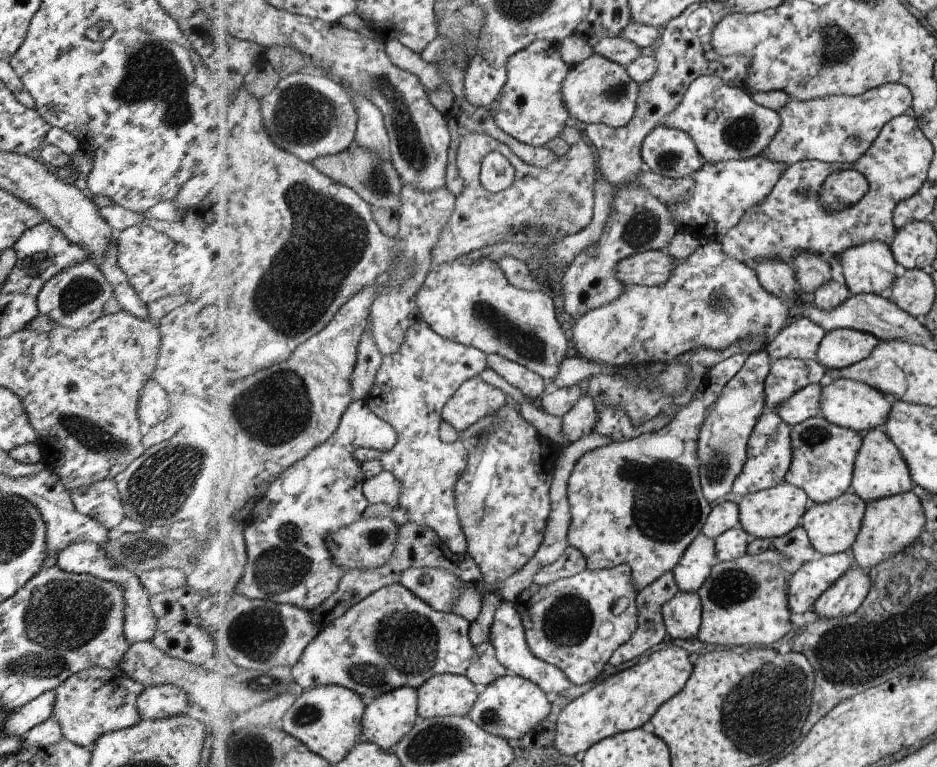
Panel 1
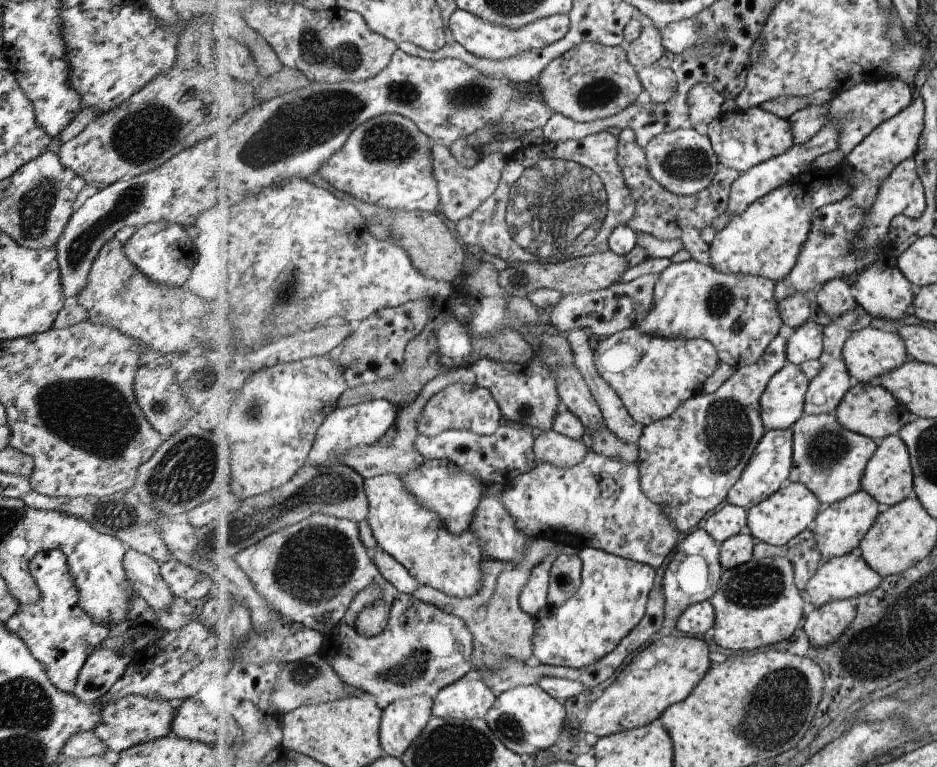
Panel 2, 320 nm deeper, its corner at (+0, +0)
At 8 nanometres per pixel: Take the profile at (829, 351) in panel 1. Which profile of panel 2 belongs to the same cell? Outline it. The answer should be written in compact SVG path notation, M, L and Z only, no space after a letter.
M856 328L844 346L844 357L854 382L871 383L873 379L889 374L909 360L906 340L898 332L885 332L877 328Z

